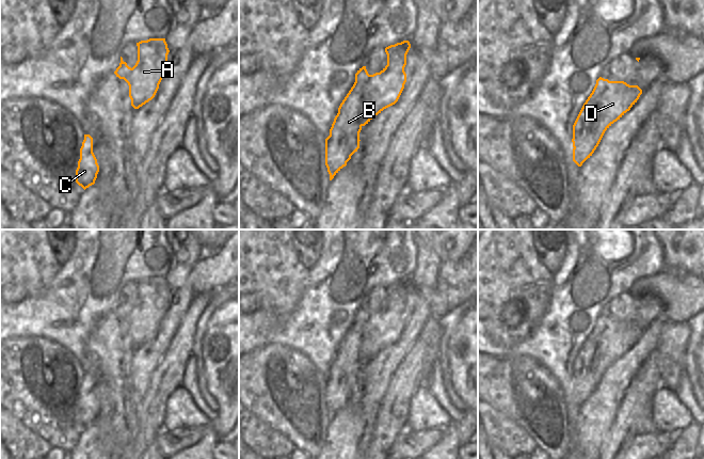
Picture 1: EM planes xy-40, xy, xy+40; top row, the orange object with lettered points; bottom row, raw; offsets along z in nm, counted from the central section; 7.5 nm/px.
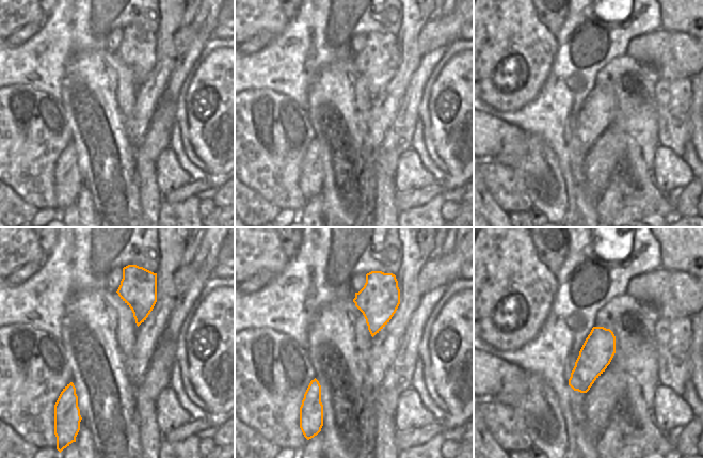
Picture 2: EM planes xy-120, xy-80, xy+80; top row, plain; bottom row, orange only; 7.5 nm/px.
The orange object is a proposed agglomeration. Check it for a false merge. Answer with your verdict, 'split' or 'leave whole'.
leave whole

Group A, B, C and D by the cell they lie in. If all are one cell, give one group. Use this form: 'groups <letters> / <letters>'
groups A B C D

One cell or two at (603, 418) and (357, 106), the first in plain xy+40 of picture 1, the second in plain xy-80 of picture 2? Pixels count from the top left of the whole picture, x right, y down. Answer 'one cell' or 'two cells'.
two cells

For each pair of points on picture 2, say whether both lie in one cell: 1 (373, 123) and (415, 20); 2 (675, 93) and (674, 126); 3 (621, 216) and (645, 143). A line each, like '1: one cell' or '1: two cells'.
1: one cell
2: one cell
3: two cells

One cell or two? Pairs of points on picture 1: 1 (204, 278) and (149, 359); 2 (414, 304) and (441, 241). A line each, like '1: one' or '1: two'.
1: two
2: two

